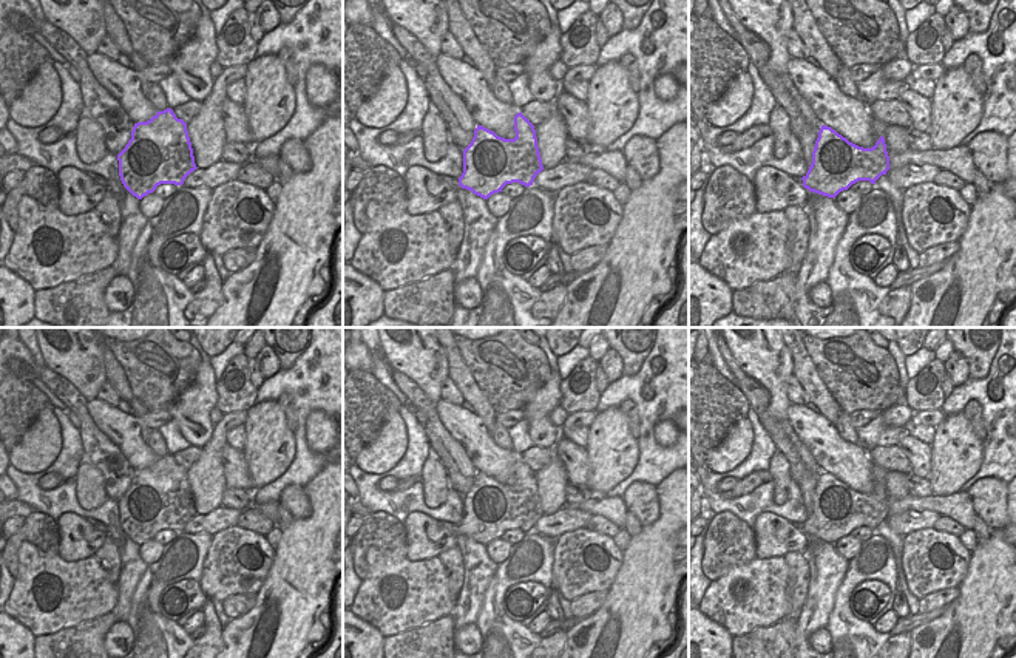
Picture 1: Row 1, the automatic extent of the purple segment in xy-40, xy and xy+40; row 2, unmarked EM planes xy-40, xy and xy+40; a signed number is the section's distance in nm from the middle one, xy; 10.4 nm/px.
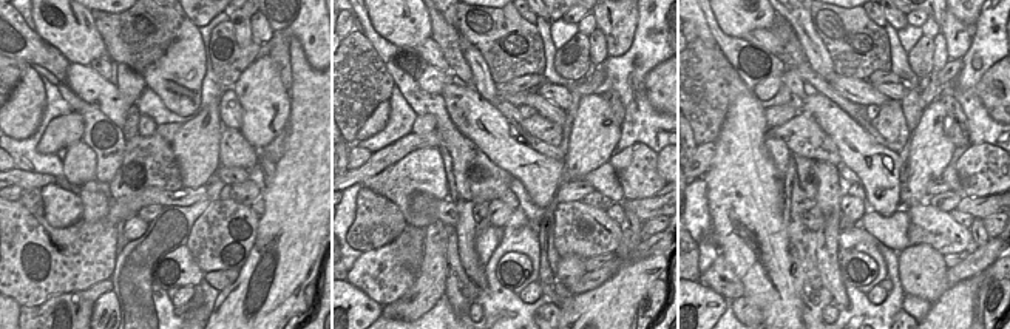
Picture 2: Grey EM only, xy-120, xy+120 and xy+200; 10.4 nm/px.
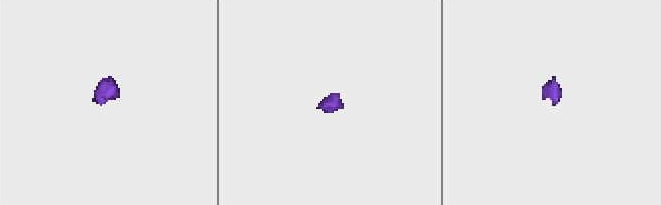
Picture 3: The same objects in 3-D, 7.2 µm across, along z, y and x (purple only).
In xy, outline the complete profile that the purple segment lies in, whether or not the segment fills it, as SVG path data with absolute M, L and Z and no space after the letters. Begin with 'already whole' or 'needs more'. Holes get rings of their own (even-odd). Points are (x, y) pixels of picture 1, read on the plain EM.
needs more; M520 459L514 462L514 485L505 485L477 471L471 490L463 496L463 519L459 525L439 521L448 531L471 536L488 545L506 530L533 531L544 516L534 471Z

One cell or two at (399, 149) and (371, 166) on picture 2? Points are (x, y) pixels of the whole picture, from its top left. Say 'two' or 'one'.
one

